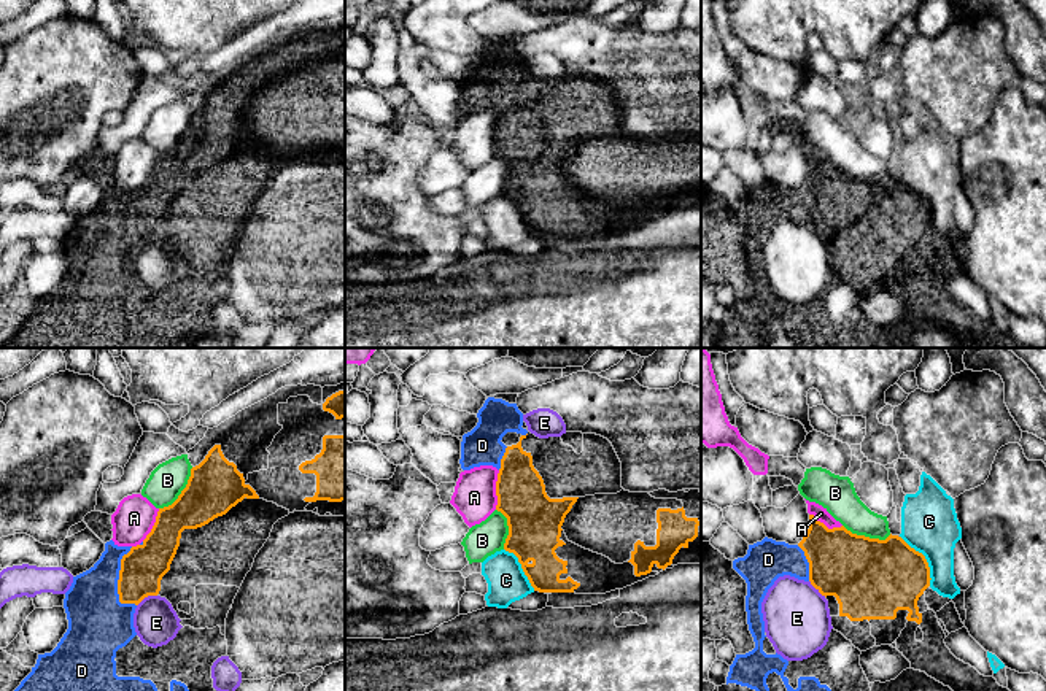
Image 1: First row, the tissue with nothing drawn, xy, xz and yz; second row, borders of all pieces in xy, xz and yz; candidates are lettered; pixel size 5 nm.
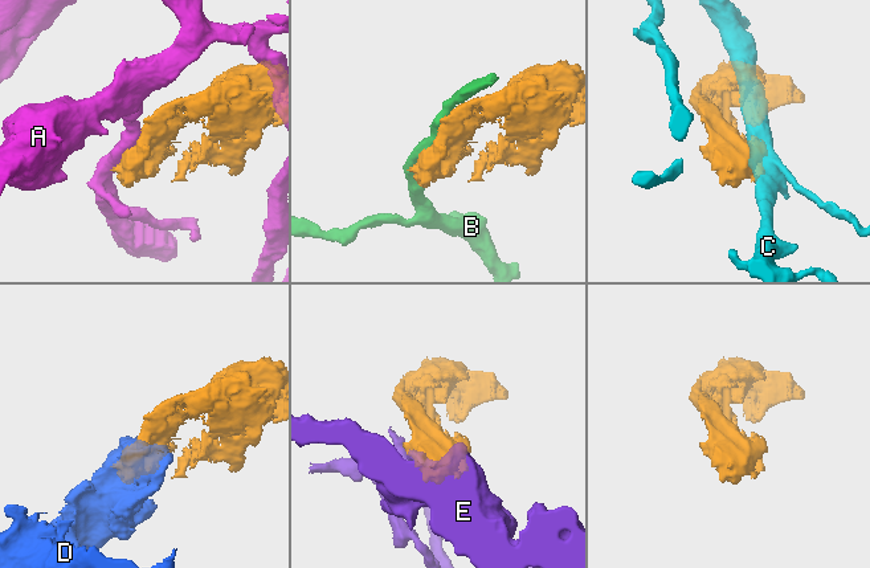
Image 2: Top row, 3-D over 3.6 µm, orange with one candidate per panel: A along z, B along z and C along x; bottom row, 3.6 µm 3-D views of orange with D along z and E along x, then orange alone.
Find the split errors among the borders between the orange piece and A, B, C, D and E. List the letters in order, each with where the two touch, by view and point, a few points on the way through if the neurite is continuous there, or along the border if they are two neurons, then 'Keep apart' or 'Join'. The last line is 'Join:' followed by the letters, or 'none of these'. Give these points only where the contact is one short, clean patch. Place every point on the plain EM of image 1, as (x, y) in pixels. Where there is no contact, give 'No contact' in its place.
A: Touches orange at xz (496, 134). Keep apart
B: Touches orange at xy (182, 135). Keep apart
C: Touches orange at yz (925, 204). Boundary: yz (900, 180), (924, 200), (930, 229). Keep apart
D: Touches orange at xy (118, 226). Join
E: Touches orange at xy (147, 240). Keep apart
Join: D

